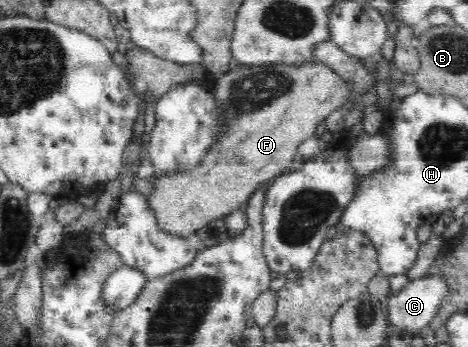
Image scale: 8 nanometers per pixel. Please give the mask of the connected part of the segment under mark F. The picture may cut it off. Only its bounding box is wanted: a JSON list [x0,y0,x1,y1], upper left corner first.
[145,63,352,235]

